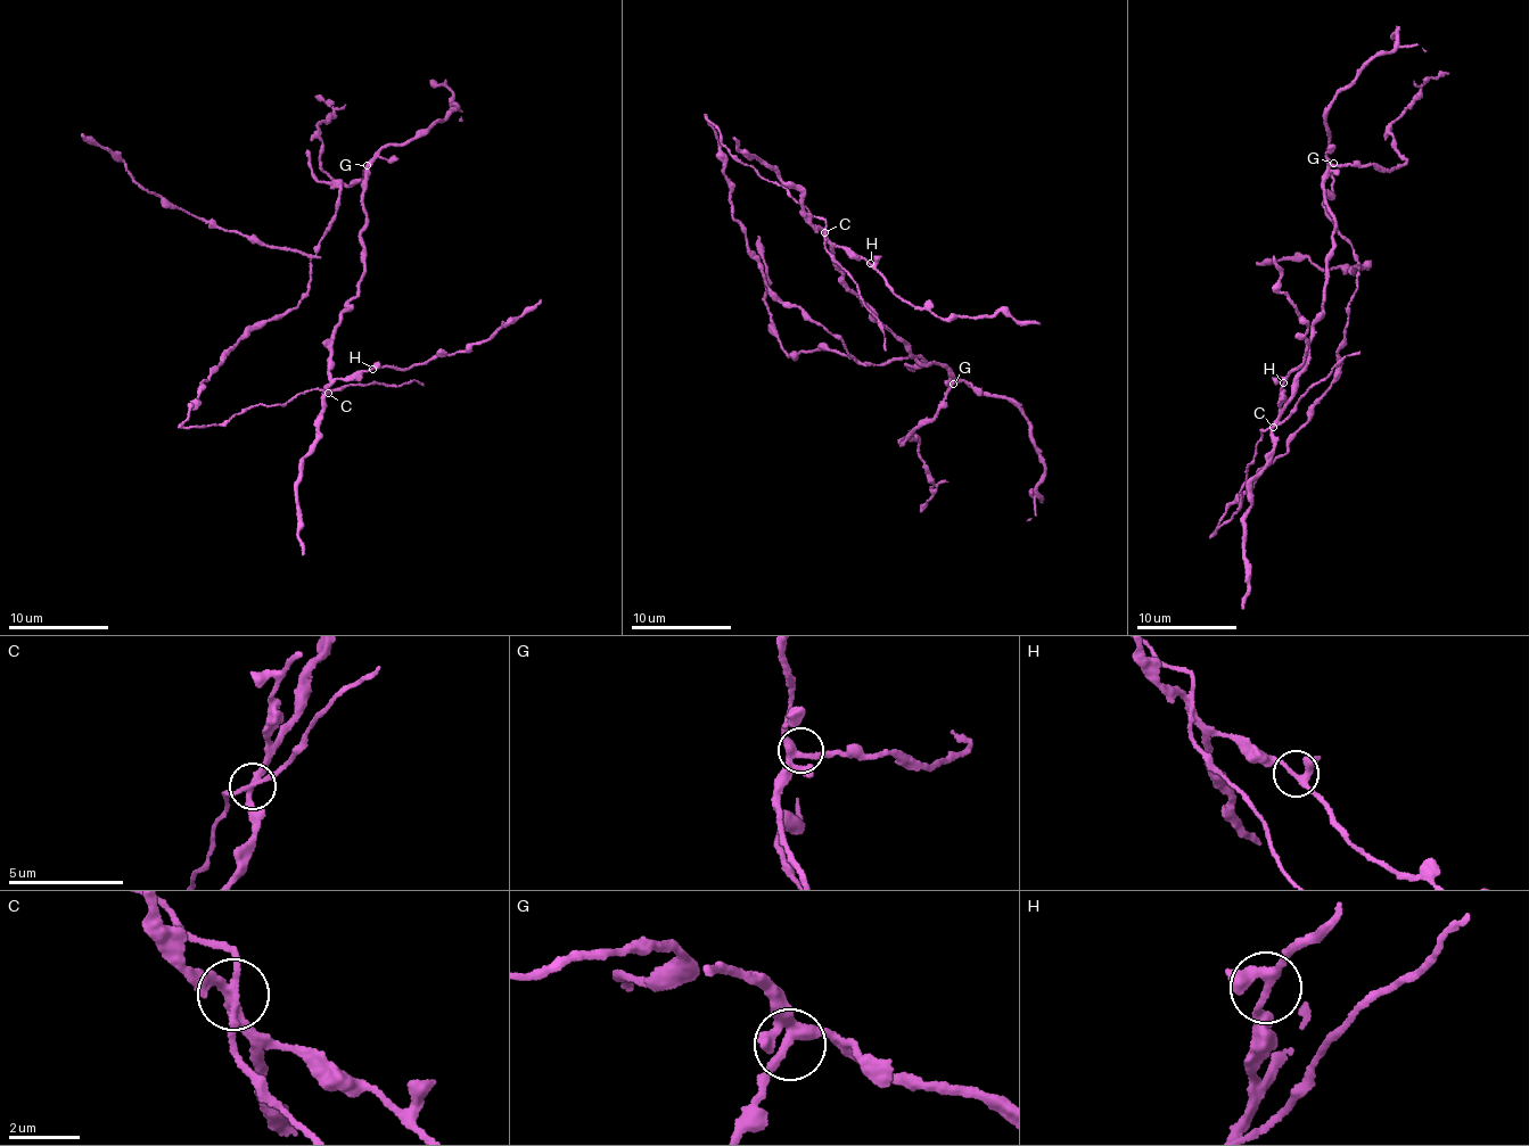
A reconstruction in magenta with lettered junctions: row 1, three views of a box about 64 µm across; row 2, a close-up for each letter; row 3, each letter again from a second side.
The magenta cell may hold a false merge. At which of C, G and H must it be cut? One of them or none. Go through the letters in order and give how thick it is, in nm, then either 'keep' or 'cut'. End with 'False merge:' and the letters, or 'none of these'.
C: calibre 280 nm; cut
G: calibre 300 nm; keep
H: calibre 220 nm; keep
False merge: C

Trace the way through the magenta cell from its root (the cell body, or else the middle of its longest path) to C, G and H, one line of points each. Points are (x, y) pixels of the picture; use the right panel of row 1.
C: (1233, 514), (1260, 431), (1272, 427)
G: (1233, 514), (1260, 431), (1291, 396), (1321, 312), (1334, 224), (1324, 197), (1325, 171), (1333, 163)
H: (1233, 514), (1260, 431), (1275, 420), (1283, 382)

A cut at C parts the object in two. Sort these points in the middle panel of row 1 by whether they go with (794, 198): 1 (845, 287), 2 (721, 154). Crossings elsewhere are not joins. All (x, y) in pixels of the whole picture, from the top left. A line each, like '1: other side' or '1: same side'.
1: other side
2: same side

